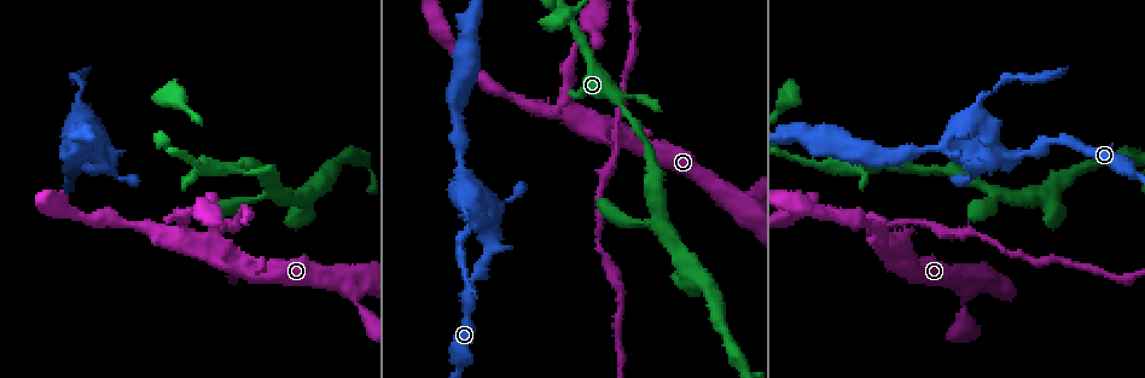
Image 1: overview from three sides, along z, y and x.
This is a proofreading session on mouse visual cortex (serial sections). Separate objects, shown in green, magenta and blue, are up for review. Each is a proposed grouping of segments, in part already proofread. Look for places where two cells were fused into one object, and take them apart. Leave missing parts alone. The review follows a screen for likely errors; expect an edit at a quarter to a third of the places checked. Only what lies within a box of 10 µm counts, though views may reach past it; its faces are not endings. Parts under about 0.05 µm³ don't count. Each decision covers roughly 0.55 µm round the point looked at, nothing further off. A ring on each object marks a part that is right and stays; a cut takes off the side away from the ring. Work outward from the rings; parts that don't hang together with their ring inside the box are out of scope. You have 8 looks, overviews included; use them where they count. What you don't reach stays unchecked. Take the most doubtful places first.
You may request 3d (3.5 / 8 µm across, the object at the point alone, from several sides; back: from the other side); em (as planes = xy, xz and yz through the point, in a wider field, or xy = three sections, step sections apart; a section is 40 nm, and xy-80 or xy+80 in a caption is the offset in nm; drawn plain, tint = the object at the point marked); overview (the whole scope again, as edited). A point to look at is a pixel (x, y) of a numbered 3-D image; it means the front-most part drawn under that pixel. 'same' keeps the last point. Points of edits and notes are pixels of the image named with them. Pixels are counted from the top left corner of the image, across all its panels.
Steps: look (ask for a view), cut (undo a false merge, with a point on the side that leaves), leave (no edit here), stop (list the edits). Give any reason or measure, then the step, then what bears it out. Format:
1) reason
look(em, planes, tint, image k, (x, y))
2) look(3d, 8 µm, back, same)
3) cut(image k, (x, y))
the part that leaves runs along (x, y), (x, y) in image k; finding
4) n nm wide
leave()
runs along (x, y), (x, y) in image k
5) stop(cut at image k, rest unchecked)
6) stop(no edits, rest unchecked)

sudden change in width
look(3d, 8 µm, image 1, (79, 111))

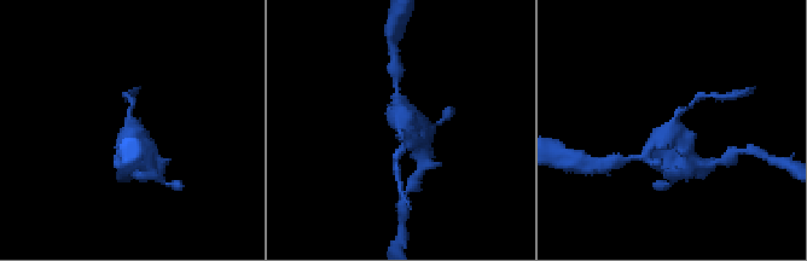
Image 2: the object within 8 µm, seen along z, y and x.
look(3d, 3.5 µm, same)

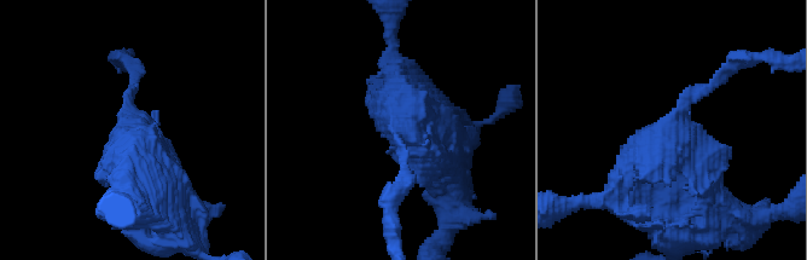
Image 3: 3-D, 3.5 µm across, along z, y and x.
look(em, xy, step 3, tint, image 3, (676, 123))

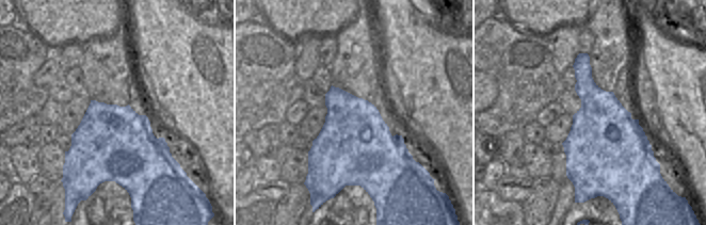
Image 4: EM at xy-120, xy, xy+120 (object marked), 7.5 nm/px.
leave()
runs along (172, 218), (134, 140), (134, 80) in image 3; continuous, no second cell

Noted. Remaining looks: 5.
a fork
look(3d, 8 µm, image 1, (693, 276))

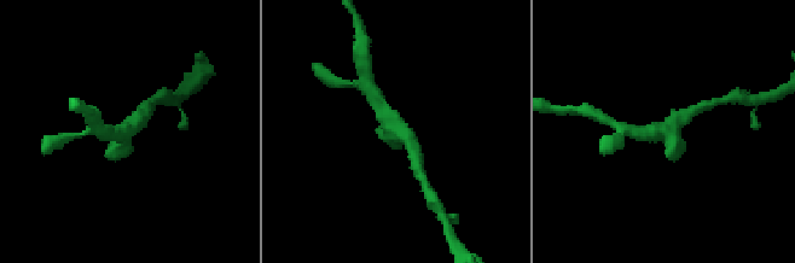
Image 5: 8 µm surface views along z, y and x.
look(em, planes, tint, same)

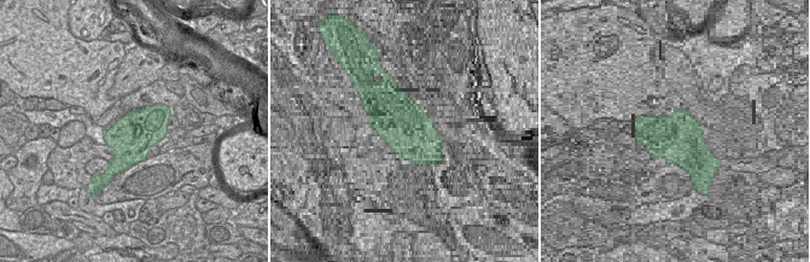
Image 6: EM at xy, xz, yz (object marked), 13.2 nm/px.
leave()
runs along (375, 103), (410, 140), (412, 153) in image 5; continuous, no second cell

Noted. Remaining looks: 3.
side arm on a straight run
look(3d, 8 µm, image 1, (965, 297))

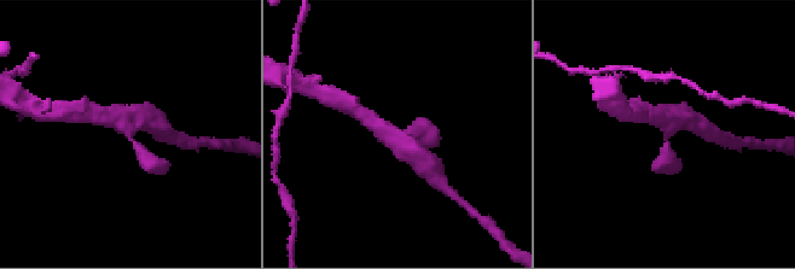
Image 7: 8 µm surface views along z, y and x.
zoom in
look(3d, 3.5 µm, same)

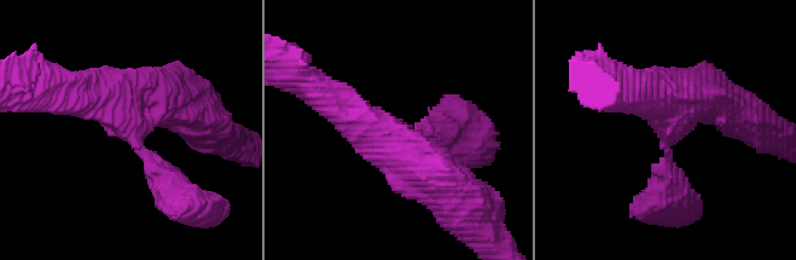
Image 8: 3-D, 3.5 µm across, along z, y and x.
3 arms; arms of 200, 500, 600 nm
look(em, xy, step 1, tint, image 8, (133, 131))

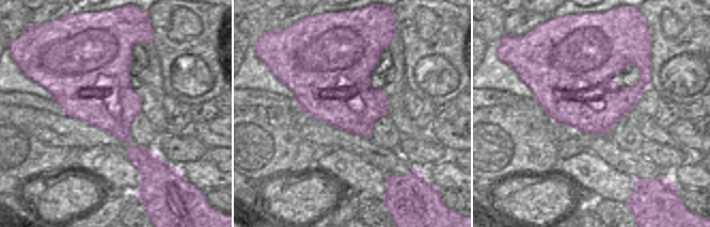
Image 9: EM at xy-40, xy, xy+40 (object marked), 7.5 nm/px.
550 nm wide
leave()
runs along (327, 99), (451, 185) in image 8; one cell here

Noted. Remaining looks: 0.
stop(no edits, rest unchecked)

